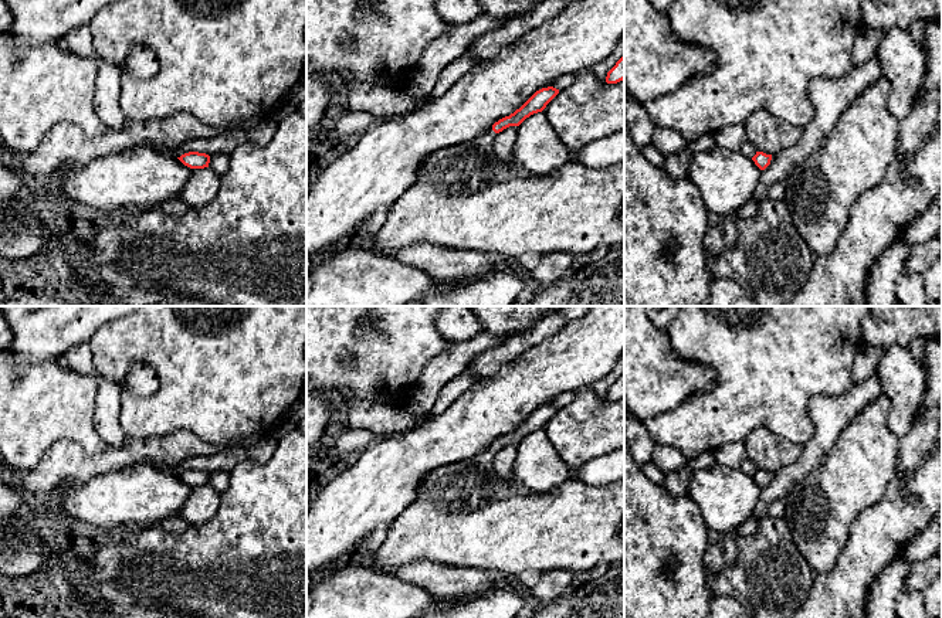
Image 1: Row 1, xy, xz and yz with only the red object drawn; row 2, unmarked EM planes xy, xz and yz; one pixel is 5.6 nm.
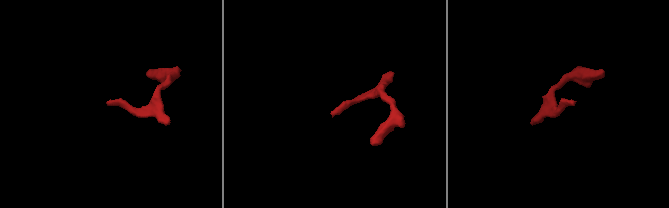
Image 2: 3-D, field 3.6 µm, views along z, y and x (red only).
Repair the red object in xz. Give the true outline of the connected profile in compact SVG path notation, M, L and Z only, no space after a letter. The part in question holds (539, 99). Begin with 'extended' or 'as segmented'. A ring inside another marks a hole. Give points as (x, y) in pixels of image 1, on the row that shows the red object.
extended | M553 86L536 91L519 109L495 122L485 133L437 150L427 156L416 176L416 181L396 200L383 227L373 235L373 245L380 251L392 251L416 244L431 244L453 249L475 249L504 262L519 262L525 254L543 255L567 252L592 254L599 245L624 244L624 166L596 170L569 162L548 174L533 174L515 163L502 164L494 153L494 140L509 126L519 126L526 118L542 112L559 94Z

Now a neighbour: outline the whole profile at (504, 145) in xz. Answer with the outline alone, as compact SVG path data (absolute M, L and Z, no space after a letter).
M509 126L499 132L494 140L494 153L502 164L511 164L515 154L518 126Z

